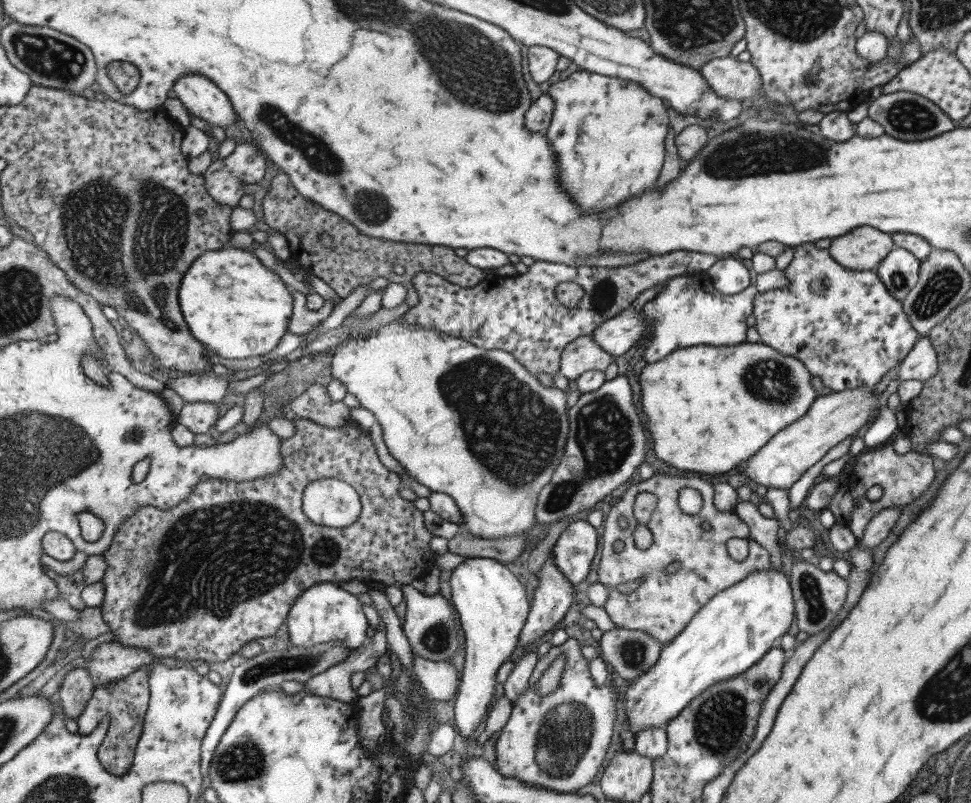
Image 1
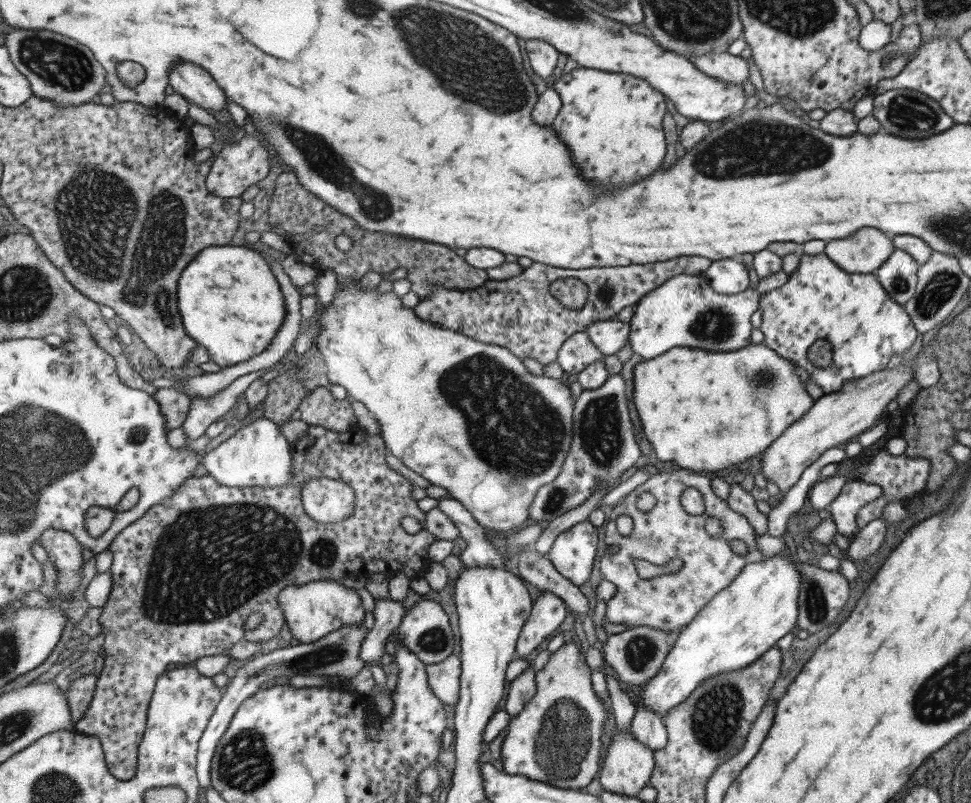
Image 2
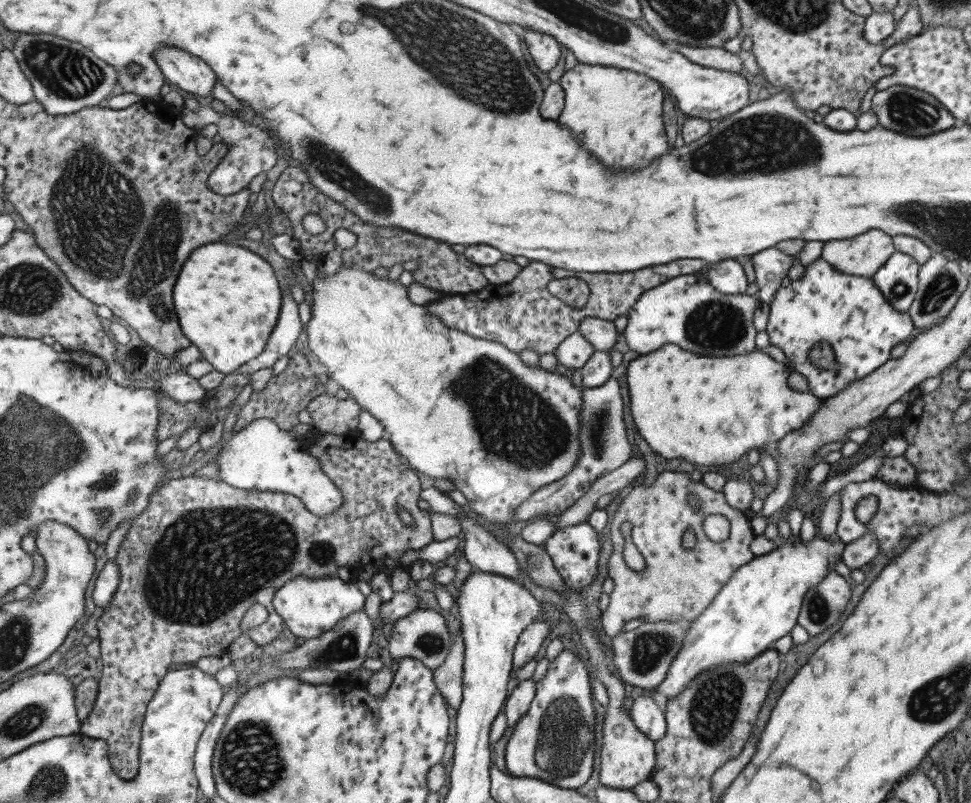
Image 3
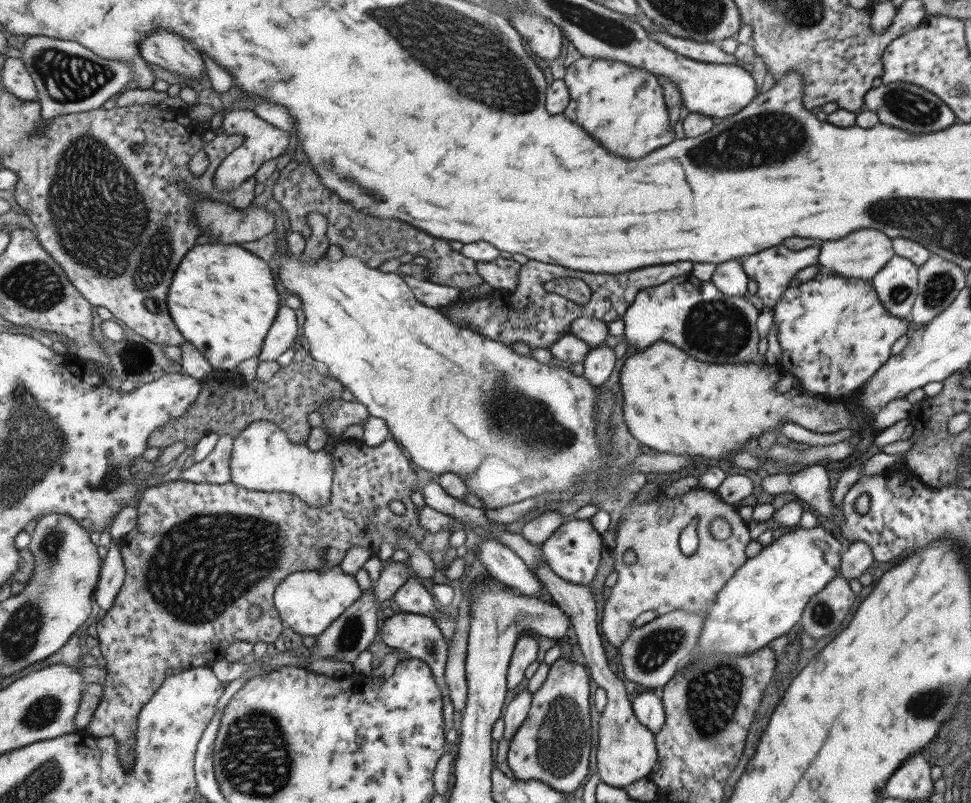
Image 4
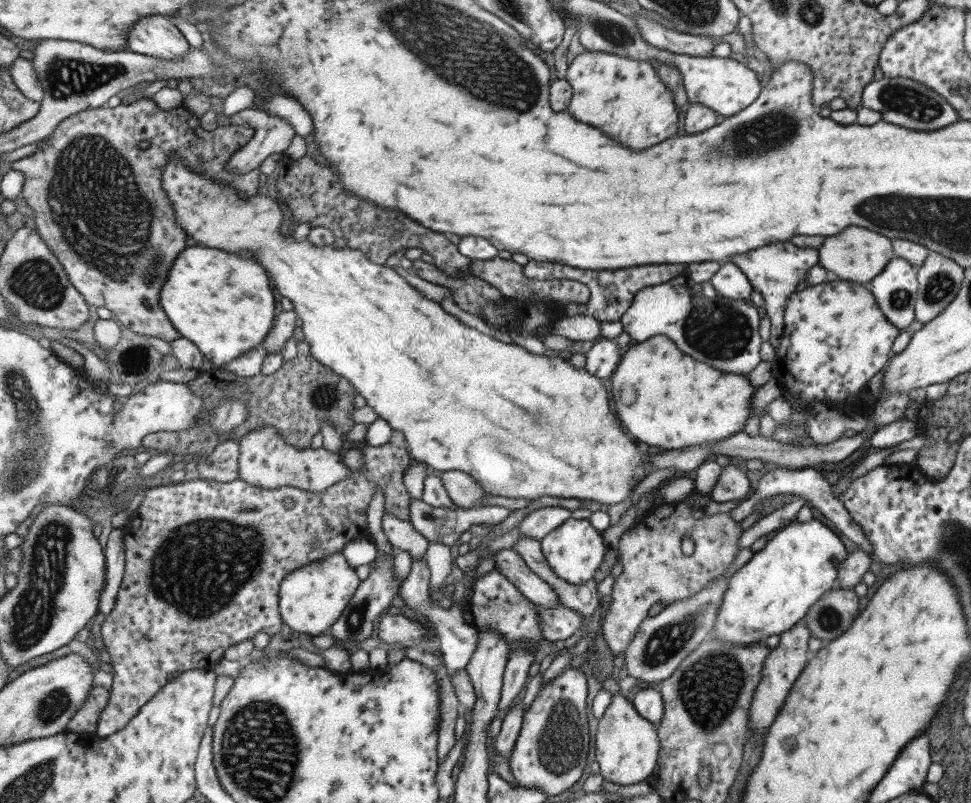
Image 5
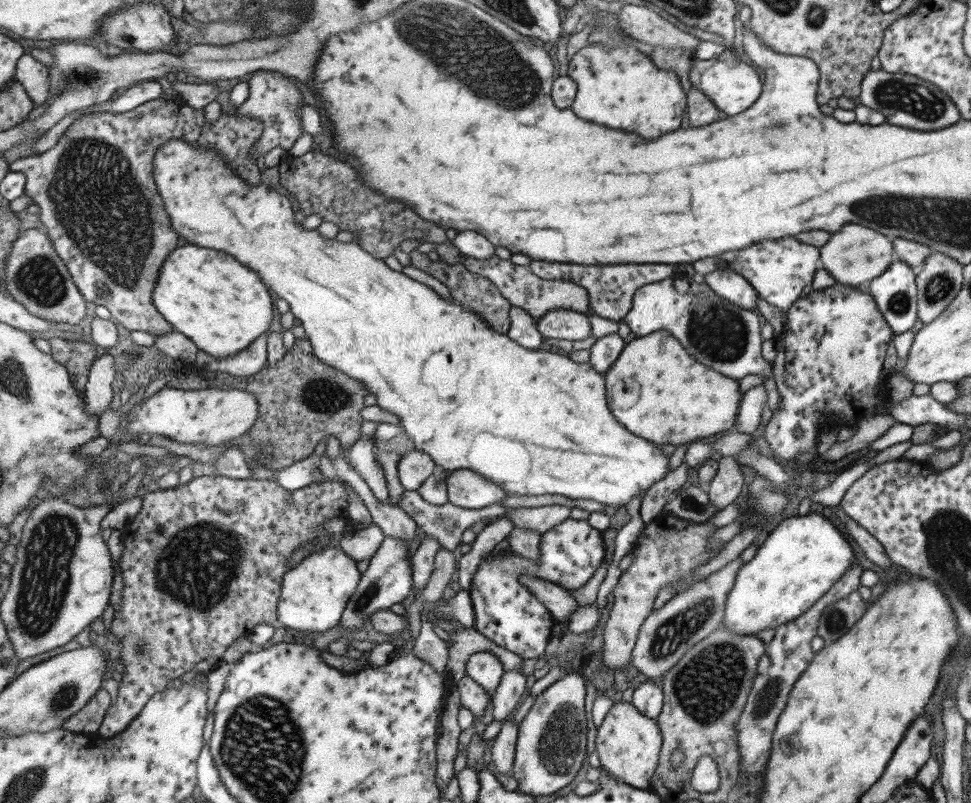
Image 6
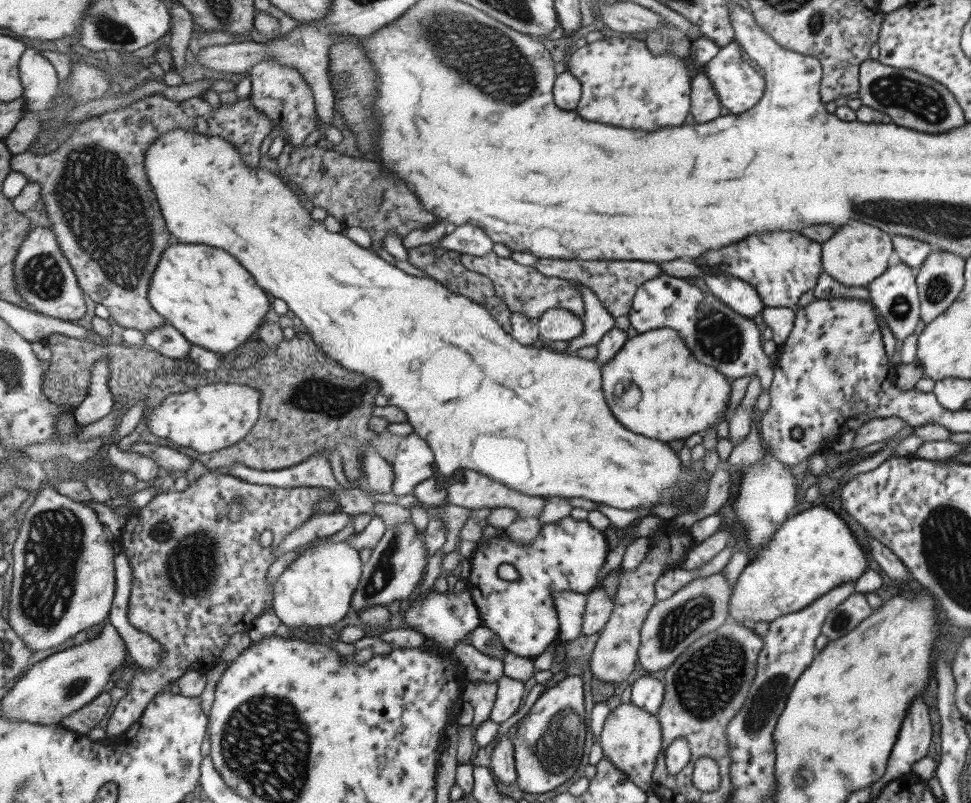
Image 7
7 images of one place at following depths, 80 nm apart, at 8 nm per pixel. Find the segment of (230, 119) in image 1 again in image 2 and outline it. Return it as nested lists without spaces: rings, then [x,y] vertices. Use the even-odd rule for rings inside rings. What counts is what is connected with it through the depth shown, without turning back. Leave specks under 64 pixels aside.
[[[178,62],[172,66],[170,84],[175,92],[184,96],[190,103],[205,111],[225,110],[227,98],[225,91],[217,84],[213,75],[202,66],[191,62]]]

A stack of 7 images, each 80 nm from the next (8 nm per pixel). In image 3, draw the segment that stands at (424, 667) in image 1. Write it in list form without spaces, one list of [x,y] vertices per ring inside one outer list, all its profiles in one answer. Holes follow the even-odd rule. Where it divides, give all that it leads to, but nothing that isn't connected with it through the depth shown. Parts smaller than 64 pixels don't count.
[[[460,628],[459,635],[453,640],[453,646],[451,646],[445,662],[434,670],[441,694],[447,703],[456,710],[462,705],[464,697],[465,651],[466,646]]]

